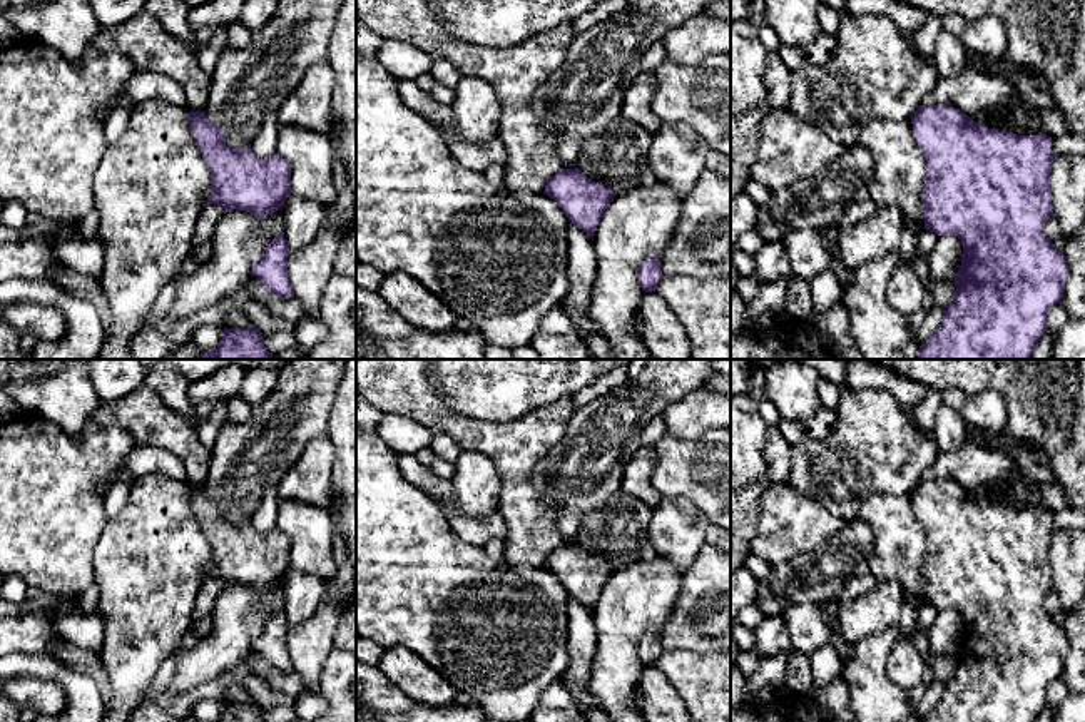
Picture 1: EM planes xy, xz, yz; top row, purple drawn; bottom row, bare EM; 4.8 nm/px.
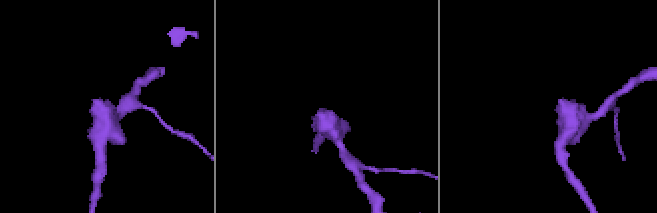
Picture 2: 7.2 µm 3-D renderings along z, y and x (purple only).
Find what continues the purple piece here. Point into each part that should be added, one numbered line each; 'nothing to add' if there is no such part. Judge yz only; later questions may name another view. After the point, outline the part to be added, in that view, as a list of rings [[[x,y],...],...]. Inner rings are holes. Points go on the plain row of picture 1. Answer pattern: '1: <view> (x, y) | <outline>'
nothing to add

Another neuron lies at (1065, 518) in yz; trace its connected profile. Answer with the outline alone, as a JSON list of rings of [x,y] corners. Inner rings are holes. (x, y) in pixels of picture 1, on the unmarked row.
[[[1073,508],[1052,511],[1052,525],[1053,525],[1053,533],[1070,528],[1085,531],[1085,513]]]

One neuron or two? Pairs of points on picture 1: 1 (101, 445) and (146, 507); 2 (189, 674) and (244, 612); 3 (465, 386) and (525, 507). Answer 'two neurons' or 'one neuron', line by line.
1: two neurons
2: one neuron
3: two neurons

